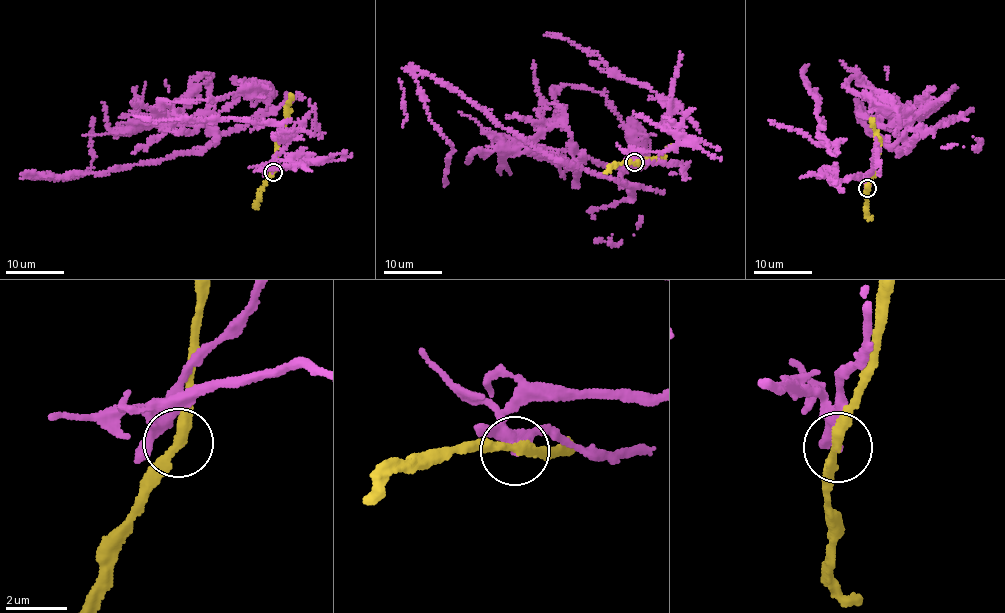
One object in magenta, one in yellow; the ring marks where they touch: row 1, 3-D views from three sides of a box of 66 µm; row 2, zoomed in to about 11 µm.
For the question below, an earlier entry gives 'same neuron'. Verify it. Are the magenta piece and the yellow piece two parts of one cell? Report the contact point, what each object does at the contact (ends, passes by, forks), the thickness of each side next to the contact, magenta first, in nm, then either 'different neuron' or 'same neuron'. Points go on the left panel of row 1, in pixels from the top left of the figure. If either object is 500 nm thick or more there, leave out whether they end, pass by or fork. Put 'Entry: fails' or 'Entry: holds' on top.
Entry: fails
(273, 172) | magenta ends | yellow passes by | 200/320 nm | different neuron

